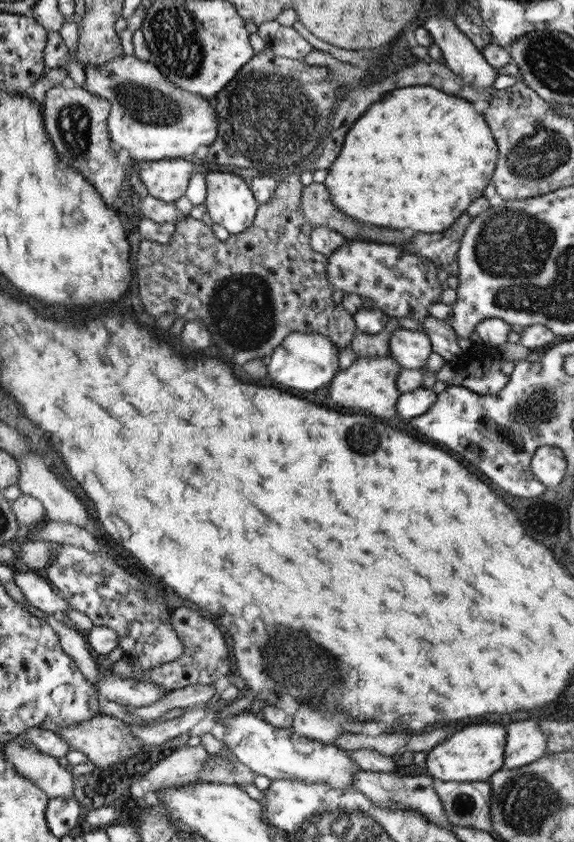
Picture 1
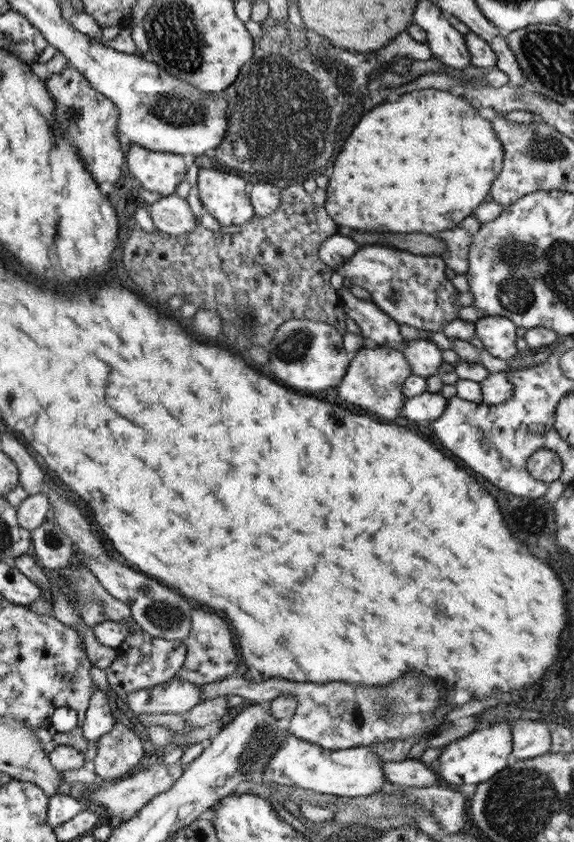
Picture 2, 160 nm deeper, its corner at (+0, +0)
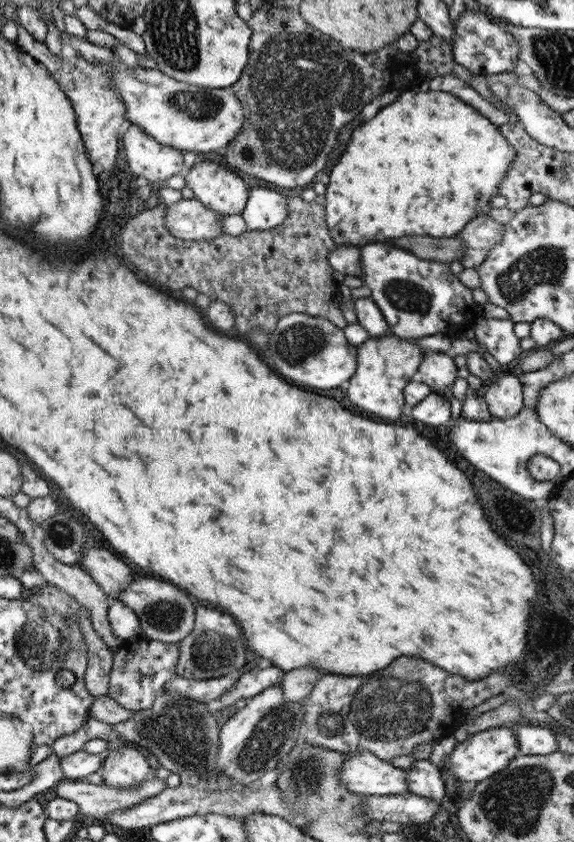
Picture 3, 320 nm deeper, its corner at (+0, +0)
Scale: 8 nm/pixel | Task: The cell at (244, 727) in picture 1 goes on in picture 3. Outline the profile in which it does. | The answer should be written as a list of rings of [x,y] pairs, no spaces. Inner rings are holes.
[[[349,752],[338,772],[340,783],[365,796],[387,796],[408,792],[406,769],[379,760],[372,752]]]

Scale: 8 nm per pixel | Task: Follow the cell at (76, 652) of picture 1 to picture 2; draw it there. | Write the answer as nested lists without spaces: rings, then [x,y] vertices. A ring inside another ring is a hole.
[[[94,687],[88,708],[80,726],[81,736],[87,743],[94,743],[107,734],[114,725],[106,694]]]

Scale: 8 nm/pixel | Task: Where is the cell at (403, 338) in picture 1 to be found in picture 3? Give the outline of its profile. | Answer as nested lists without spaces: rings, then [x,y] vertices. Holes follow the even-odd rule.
[[[428,350],[426,354],[423,355],[423,359],[421,363],[419,363],[417,372],[412,376],[412,380],[430,386],[431,392],[441,395],[441,390],[443,390],[443,388],[447,386],[451,387],[451,384],[455,382],[455,378],[457,378],[457,369],[458,368],[453,365],[452,355]]]

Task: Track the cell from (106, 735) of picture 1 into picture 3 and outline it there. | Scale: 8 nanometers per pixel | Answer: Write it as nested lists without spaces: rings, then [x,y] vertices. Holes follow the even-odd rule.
[[[122,742],[118,749],[104,754],[100,769],[103,784],[119,789],[133,788],[152,773],[145,757]]]

